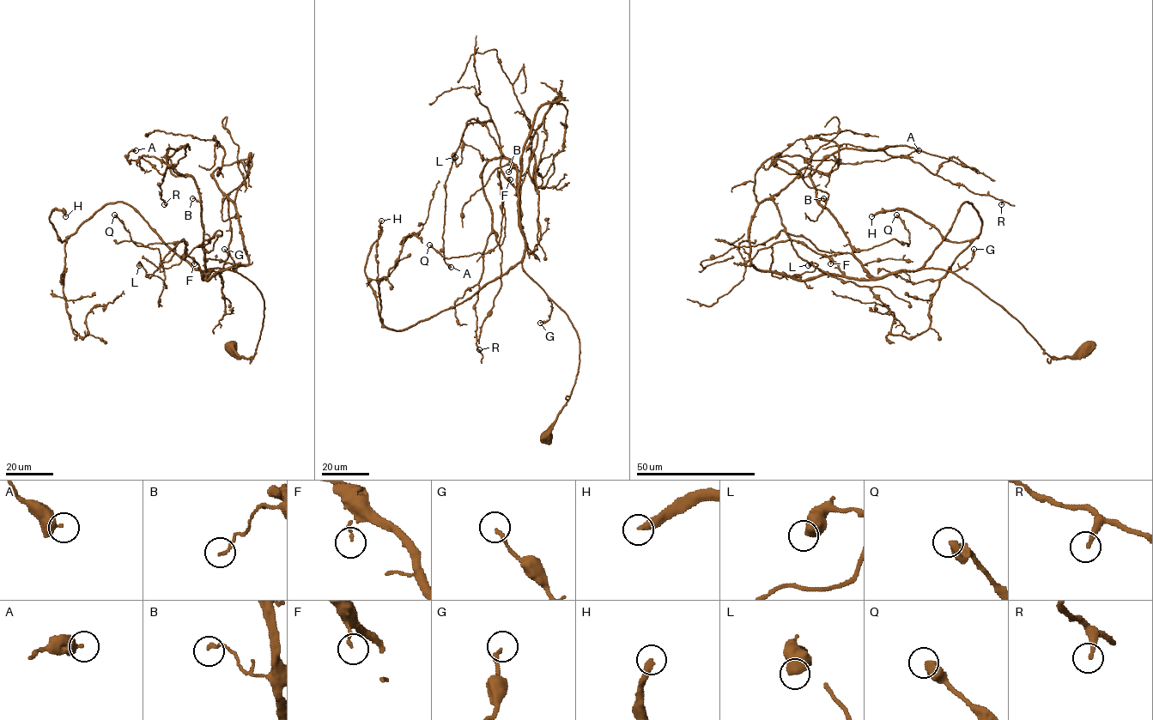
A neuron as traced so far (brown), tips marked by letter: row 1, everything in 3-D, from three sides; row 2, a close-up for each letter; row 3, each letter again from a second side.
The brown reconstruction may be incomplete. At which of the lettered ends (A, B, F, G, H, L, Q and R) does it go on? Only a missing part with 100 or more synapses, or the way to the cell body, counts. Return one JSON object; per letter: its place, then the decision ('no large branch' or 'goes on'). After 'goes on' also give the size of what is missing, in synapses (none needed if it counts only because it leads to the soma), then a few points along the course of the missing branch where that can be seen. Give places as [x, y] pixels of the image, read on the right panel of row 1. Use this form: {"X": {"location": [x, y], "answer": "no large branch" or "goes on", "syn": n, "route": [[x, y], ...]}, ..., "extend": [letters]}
{"A": {"location": [919, 150], "answer": "no large branch"}, "B": {"location": [823, 198], "answer": "no large branch"}, "F": {"location": [830, 263], "answer": "no large branch"}, "G": {"location": [973, 249], "answer": "no large branch"}, "H": {"location": [871, 216], "answer": "goes on", "syn": 130, "route": [[871, 216], [836, 212], [799, 202], [784, 205], [766, 197], [764, 190], [773, 186], [804, 185], [819, 206]]}, "L": {"location": [808, 265], "answer": "no large branch"}, "Q": {"location": [896, 214], "answer": "no large branch"}, "R": {"location": [1001, 204], "answer": "no large branch"}, "extend": ["H"]}

